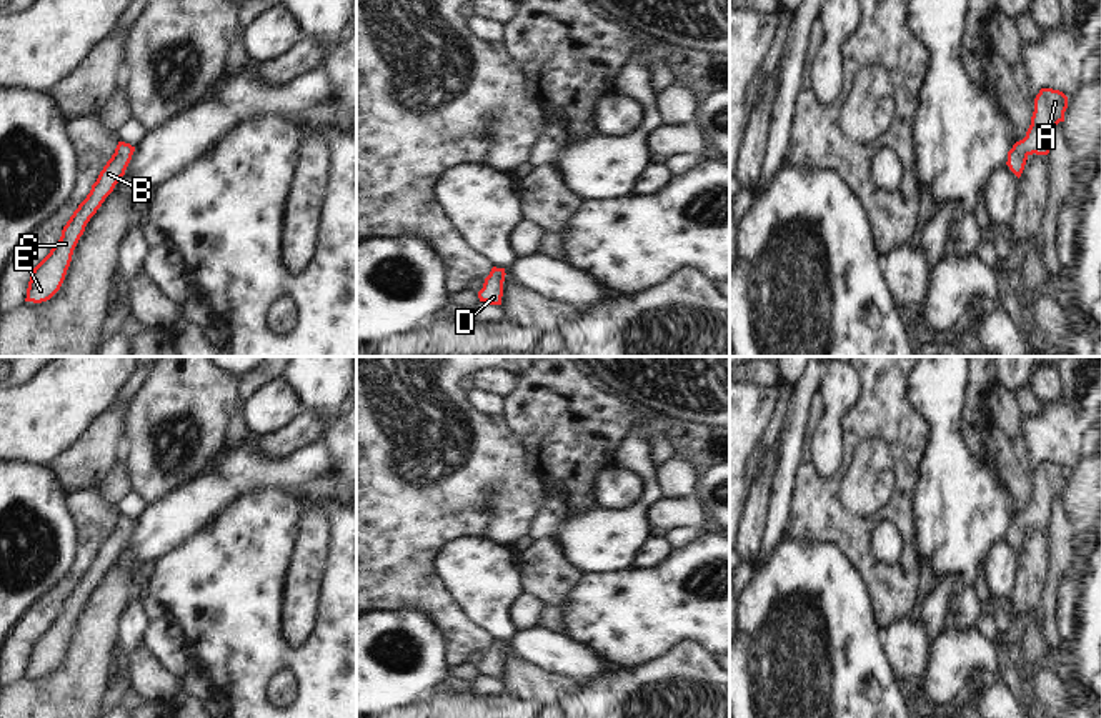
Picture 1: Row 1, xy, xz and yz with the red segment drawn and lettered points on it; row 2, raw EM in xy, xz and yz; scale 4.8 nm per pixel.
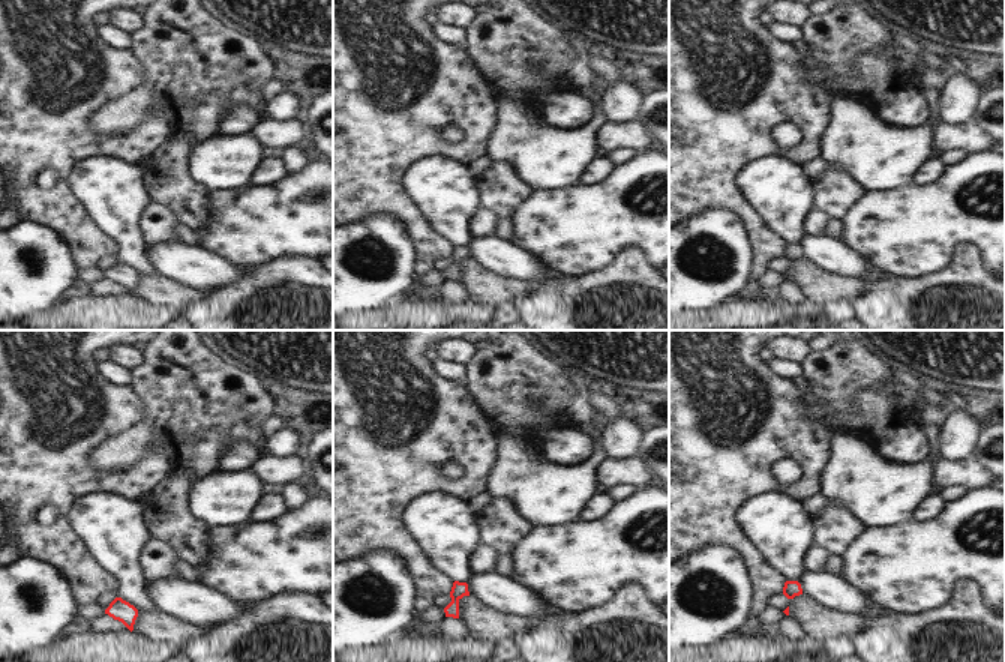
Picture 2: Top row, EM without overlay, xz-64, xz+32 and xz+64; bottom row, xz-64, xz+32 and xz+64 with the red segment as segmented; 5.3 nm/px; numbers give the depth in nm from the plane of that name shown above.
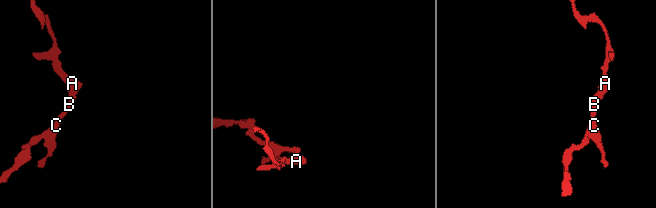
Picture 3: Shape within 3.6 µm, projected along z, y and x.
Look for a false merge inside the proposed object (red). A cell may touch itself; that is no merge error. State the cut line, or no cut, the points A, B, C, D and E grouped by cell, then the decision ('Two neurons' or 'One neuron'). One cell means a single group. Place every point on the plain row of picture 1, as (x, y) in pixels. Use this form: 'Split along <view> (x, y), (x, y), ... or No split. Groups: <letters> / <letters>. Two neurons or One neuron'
No split. Groups: A B C D E. One neuron.

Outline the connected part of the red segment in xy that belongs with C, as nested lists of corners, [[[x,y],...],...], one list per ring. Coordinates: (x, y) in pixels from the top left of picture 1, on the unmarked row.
[[[118,515],[115,526],[100,545],[97,555],[92,558],[90,566],[63,600],[60,613],[33,641],[25,675],[42,676],[50,673],[60,663],[70,640],[73,623],[83,608],[87,596],[125,548],[133,525],[135,520]]]

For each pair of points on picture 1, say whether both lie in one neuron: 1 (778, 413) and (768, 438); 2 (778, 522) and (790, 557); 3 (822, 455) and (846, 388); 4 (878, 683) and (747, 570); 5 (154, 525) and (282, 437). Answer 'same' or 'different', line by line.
1: same
2: different
3: same
4: different
5: different

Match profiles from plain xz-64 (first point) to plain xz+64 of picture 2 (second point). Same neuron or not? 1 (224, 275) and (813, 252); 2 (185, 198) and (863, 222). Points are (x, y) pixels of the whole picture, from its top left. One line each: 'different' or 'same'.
1: same
2: different

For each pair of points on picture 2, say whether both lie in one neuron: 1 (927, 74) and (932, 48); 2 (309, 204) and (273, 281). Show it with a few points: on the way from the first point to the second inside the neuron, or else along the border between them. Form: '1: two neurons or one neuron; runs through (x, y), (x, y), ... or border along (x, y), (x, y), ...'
1: two neurons; border along (920, 54), (929, 66)
2: two neurons; border along (317, 257), (279, 255), (251, 269)

